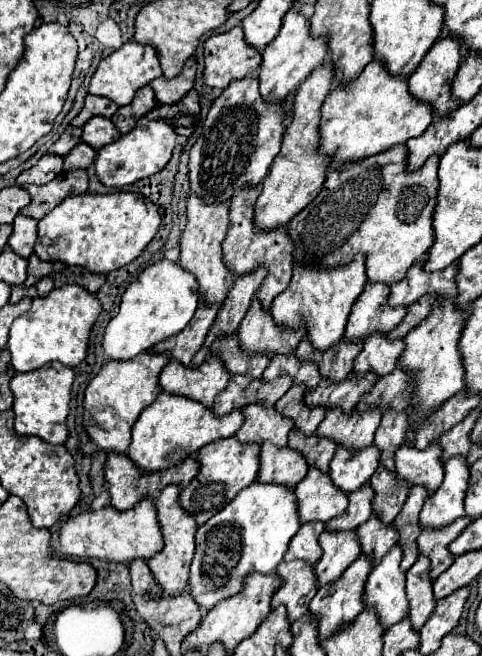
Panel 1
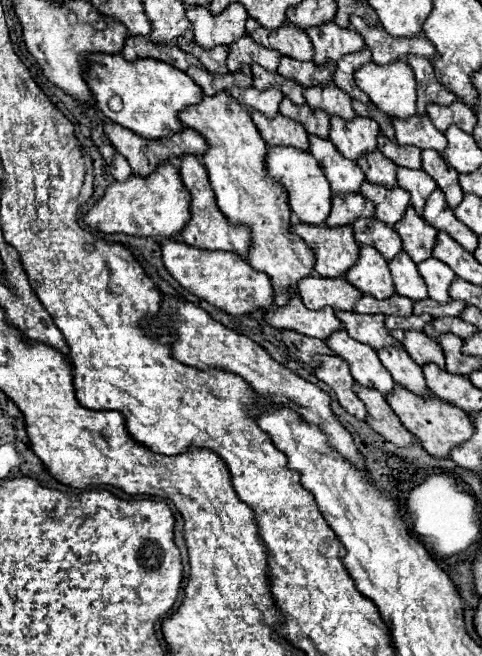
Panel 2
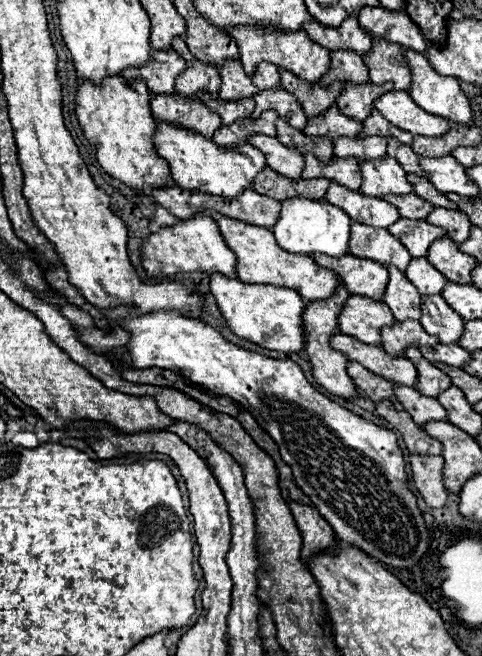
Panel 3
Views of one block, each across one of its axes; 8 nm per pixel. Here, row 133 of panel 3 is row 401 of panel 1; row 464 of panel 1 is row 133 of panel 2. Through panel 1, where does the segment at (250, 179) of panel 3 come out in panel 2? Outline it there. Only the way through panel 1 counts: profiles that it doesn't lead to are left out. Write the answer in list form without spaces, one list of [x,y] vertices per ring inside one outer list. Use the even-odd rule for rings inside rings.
[[[90,54],[82,58],[84,80],[94,98],[94,106],[104,112],[112,122],[144,136],[146,140],[164,138],[180,132],[184,124],[178,120],[180,110],[198,104],[202,100],[202,90],[186,76],[182,70],[172,70],[166,62],[152,62],[150,58],[140,58],[140,62],[124,62],[120,54]],[[120,96],[124,108],[112,112],[108,100]]]

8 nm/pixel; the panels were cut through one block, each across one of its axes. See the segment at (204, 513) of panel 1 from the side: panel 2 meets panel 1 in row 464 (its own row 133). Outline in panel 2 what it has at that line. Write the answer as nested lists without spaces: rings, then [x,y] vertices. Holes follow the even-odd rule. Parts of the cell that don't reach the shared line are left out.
[[[228,92],[214,96],[204,96],[196,106],[180,112],[184,126],[200,132],[208,142],[208,150],[202,154],[204,168],[208,172],[210,184],[216,194],[216,202],[224,216],[236,226],[246,226],[252,232],[252,244],[246,262],[270,276],[274,288],[274,306],[284,306],[288,302],[288,288],[294,288],[302,278],[314,272],[314,254],[288,230],[290,226],[290,206],[286,202],[284,188],[268,178],[264,170],[266,142],[260,138],[250,112],[240,106]]]

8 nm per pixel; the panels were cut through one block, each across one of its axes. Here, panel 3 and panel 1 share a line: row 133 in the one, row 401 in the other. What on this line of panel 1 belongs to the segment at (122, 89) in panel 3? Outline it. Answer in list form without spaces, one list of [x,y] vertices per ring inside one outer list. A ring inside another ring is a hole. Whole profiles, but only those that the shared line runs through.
[[[148,352],[140,354],[140,358],[132,358],[132,362],[106,362],[100,368],[84,392],[84,428],[98,448],[118,454],[128,450],[132,424],[162,392],[158,386],[158,376],[168,362],[168,354]]]

